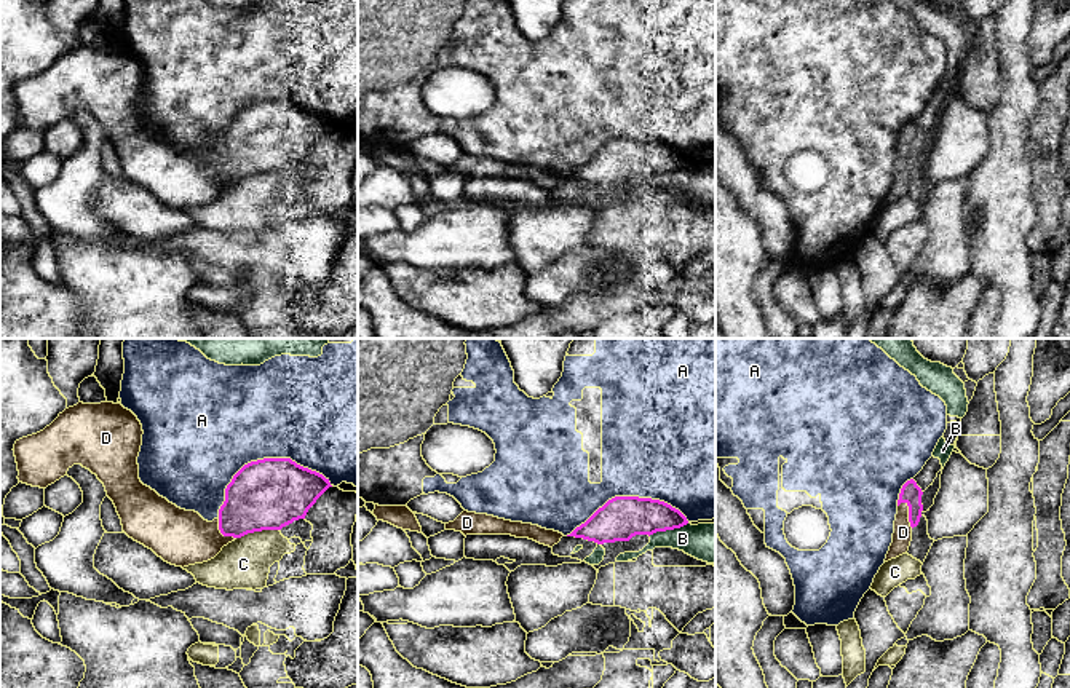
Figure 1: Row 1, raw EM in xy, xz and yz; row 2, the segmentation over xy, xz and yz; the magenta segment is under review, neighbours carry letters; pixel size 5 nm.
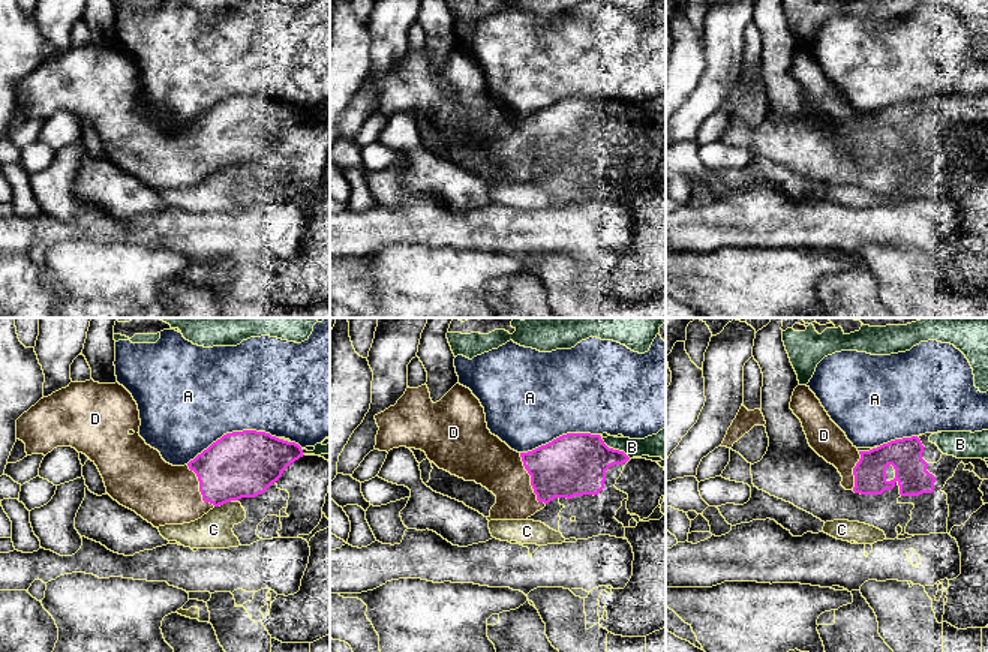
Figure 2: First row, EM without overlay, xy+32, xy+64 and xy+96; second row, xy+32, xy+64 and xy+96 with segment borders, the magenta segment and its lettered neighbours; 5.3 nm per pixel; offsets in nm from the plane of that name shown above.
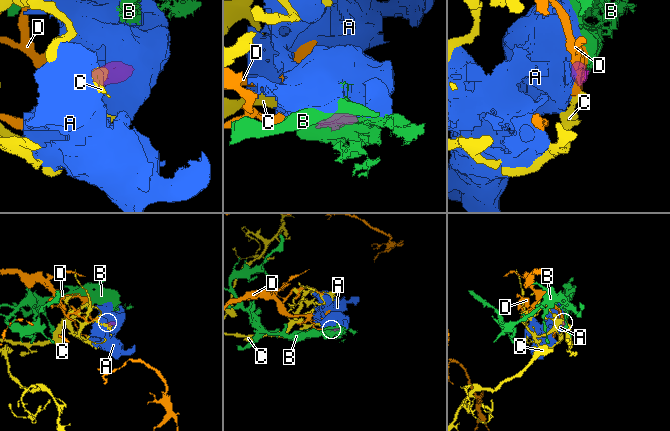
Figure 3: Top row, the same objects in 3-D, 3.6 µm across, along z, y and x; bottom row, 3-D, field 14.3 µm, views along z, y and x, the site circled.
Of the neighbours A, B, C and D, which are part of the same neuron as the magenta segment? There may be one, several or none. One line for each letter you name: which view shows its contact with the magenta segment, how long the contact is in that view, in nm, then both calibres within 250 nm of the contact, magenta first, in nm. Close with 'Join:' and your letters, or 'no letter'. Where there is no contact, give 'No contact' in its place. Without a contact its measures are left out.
D: Touches magenta in yz. Shared border 150 nm. Thickness 110 nm (magenta) against 100 nm
Join: D

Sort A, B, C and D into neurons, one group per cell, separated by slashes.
A B / C / D

